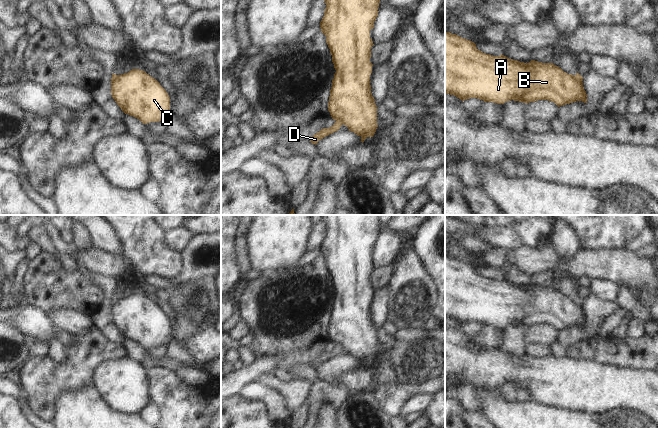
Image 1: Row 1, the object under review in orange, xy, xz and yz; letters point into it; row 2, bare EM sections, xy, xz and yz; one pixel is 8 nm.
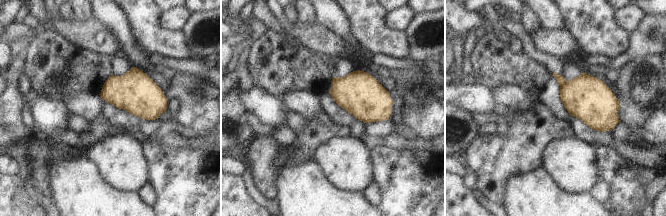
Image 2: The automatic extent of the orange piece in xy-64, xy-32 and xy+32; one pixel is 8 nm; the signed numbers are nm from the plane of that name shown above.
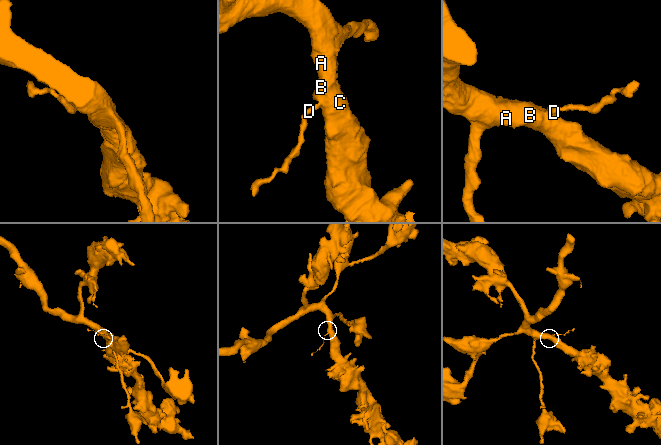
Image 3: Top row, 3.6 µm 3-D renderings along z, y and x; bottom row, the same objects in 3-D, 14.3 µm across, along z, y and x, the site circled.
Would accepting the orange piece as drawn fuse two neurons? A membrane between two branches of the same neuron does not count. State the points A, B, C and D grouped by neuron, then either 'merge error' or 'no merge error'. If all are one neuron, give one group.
A B C / D; merge error

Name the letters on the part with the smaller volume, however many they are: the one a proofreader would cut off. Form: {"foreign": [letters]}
{"foreign": ["D"]}

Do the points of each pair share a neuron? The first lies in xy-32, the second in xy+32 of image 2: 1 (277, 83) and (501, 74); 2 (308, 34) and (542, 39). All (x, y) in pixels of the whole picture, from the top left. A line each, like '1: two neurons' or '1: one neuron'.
1: one neuron
2: one neuron

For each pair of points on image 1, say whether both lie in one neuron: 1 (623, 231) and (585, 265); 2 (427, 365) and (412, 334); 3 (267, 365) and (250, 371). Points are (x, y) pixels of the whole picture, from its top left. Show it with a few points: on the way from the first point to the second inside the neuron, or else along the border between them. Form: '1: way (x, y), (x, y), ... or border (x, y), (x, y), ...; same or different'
1: border (581, 248), (625, 249); different
2: border (425, 337), (396, 341); different
3: way (263, 365), (254, 370); same

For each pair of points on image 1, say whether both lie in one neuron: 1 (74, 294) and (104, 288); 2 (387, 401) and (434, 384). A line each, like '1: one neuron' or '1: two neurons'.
1: one neuron
2: one neuron

